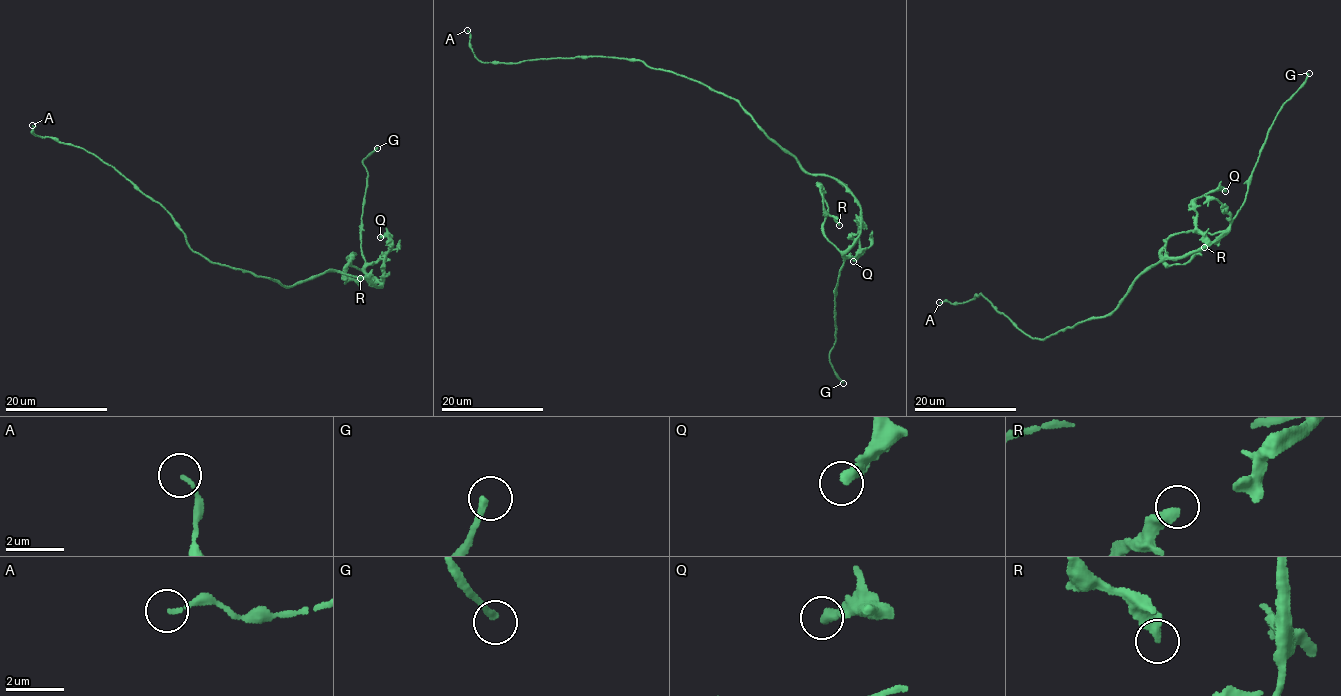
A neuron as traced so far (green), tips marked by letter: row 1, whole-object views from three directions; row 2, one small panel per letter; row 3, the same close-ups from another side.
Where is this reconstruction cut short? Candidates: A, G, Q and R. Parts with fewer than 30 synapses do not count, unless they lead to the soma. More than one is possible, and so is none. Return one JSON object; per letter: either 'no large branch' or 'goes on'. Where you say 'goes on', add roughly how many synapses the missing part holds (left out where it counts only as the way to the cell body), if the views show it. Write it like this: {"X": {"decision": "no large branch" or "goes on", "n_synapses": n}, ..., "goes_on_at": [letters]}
{"A": {"decision": "no large branch"}, "G": {"decision": "goes on", "n_synapses": 80}, "Q": {"decision": "no large branch"}, "R": {"decision": "no large branch"}, "goes_on_at": ["G"]}

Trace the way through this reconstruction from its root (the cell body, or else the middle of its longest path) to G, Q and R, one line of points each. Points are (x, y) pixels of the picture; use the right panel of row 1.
G: (1114, 309), (1147, 268), (1205, 249), (1227, 231), (1243, 205), (1267, 131), (1309, 73)
Q: (1114, 309), (1147, 268), (1159, 261), (1187, 256), (1205, 244), (1196, 226), (1195, 200), (1225, 191)
R: (1114, 309), (1155, 263), (1187, 256), (1227, 233), (1173, 233), (1162, 252), (1168, 265), (1185, 264), (1204, 247)

